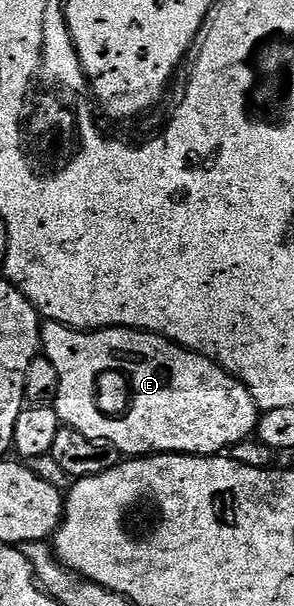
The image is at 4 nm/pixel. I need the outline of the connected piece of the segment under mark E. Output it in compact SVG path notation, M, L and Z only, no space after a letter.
M45 321L40 331L42 354L48 358L57 372L57 388L54 405L61 423L65 427L82 432L82 436L90 436L94 440L106 440L120 449L124 456L147 456L149 454L207 454L220 456L231 446L239 444L243 438L252 438L256 432L256 424L260 421L261 411L256 405L254 396L250 396L248 387L244 386L232 374L226 373L216 362L211 362L205 354L196 354L171 342L163 334L149 334L147 330L131 330L129 326L105 326L103 330L74 330L63 326L61 322Z

